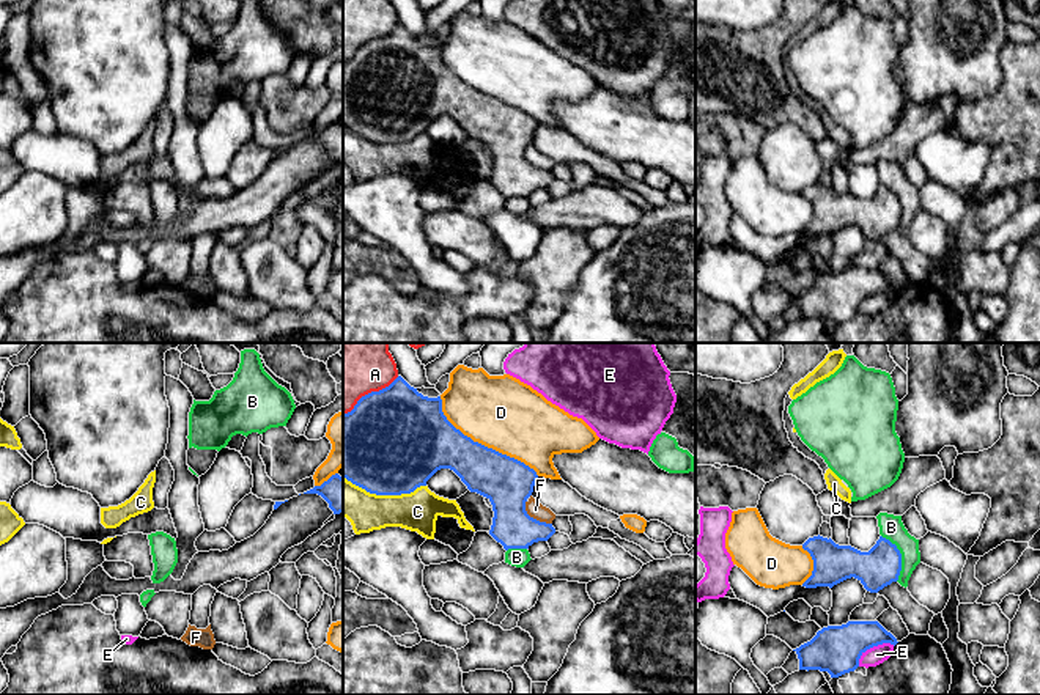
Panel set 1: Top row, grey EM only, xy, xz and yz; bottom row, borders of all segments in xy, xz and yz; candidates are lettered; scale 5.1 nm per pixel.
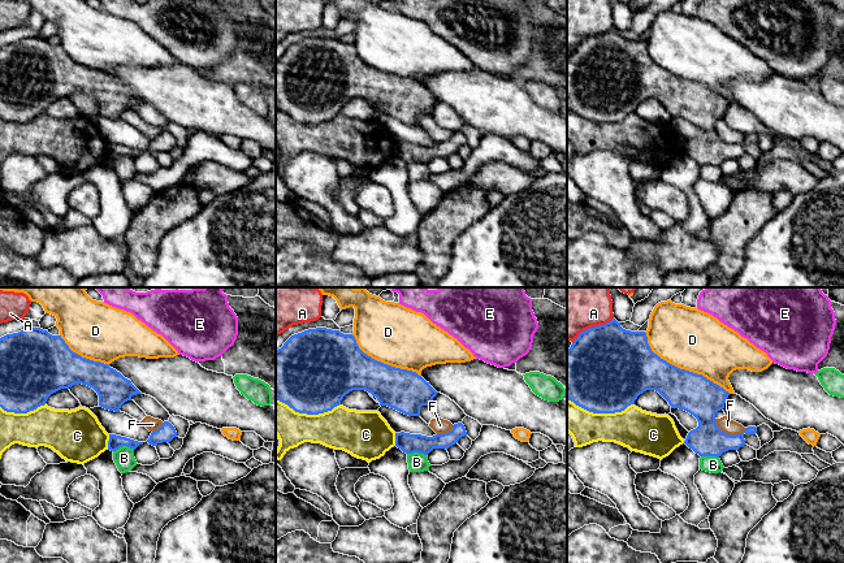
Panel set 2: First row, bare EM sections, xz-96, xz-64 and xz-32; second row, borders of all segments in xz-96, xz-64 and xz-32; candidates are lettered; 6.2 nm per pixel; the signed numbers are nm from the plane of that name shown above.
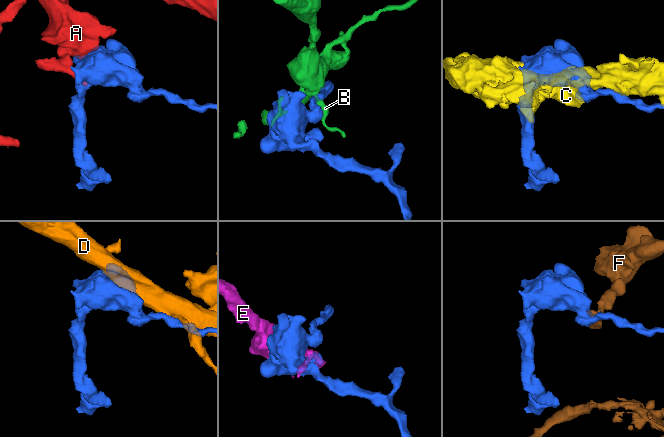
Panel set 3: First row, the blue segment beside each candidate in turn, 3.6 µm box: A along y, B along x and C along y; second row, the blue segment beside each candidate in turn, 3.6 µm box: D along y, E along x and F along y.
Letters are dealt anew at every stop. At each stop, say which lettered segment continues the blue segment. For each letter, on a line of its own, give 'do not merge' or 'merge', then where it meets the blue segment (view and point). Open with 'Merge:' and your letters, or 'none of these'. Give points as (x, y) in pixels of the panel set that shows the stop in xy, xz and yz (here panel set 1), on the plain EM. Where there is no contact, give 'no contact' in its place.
Merge: none of these
A: do not merge; contact xz (372, 40)
B: do not merge; contact yz (900, 205)
C: do not merge; contact xz (384, 142)
D: do not merge; contact xz (480, 91)
E: do not merge; contact yz (872, 294)
F: do not merge; contact xz (532, 165)

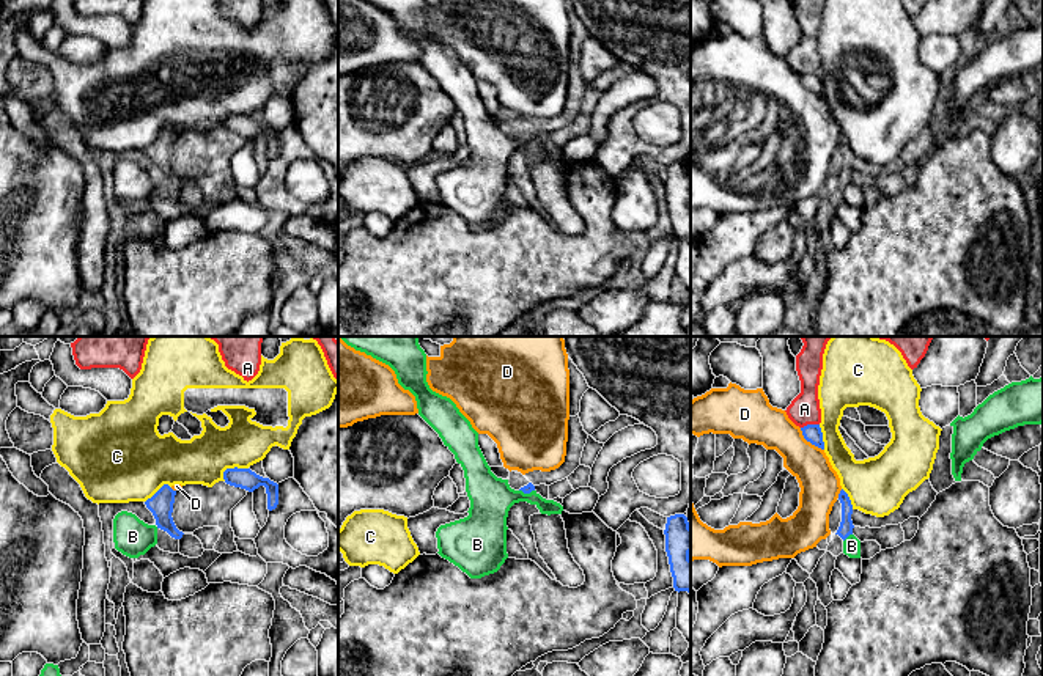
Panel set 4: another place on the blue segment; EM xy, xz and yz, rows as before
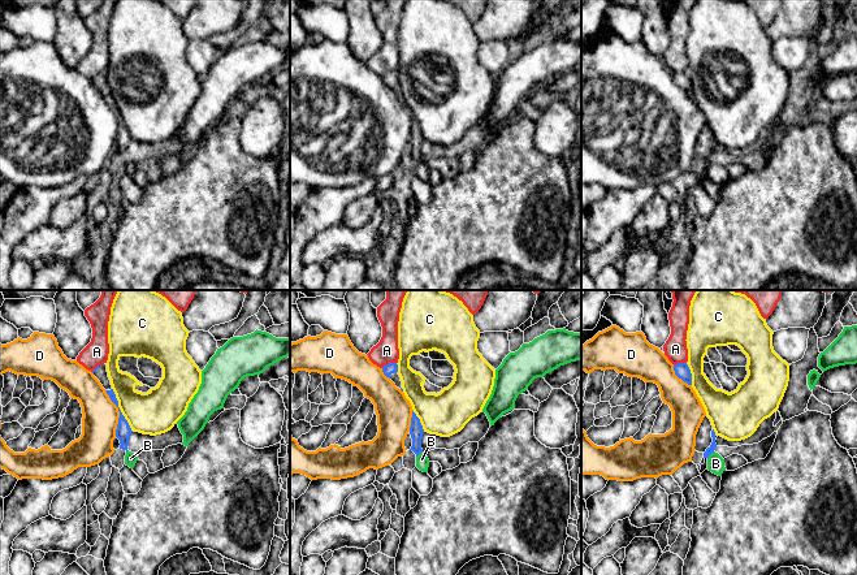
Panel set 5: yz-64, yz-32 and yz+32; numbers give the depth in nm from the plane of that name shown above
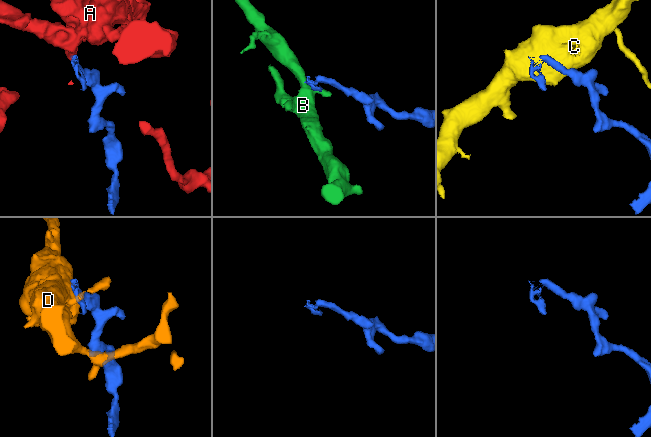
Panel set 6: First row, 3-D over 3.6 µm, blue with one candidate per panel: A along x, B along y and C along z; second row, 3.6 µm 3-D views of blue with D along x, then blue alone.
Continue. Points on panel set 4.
Merge: none of these
A: do not merge; contact yz (809, 73)
B: do not merge; contact yz (847, 184)
C: do not merge; contact xy (232, 117)
D: do not merge; contact yz (809, 88)

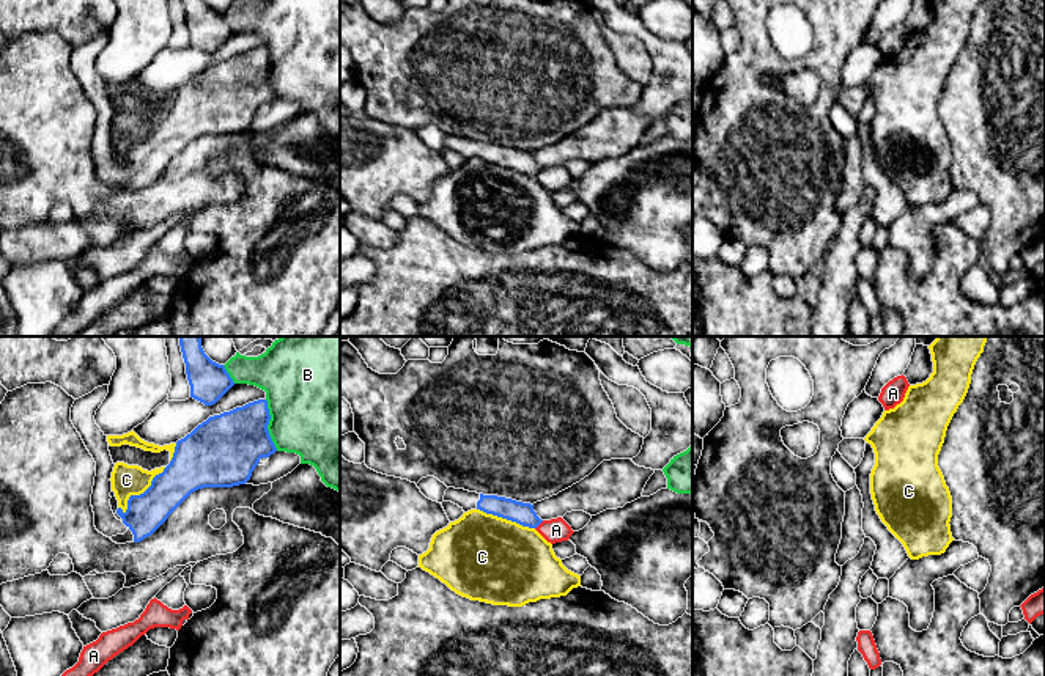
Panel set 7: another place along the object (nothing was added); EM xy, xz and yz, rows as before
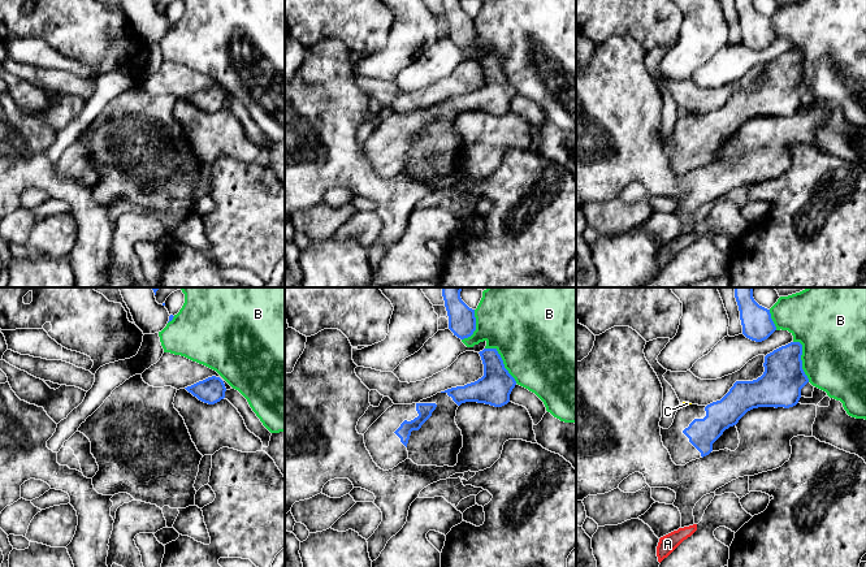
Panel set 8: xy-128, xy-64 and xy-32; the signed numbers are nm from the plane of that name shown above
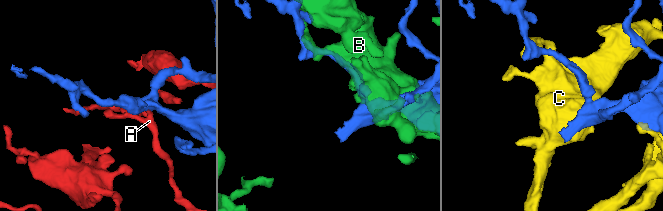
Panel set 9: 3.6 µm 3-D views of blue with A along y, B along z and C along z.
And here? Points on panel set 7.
Merge: none of these
A: do not merge; contact xz (539, 172)
B: do not merge; contact xy (268, 71)
C: do not merge; contact xy (140, 142)

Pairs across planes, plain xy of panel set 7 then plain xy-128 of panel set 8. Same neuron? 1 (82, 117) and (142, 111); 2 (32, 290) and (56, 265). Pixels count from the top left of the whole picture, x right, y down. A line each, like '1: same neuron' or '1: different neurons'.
1: different neurons
2: same neuron

